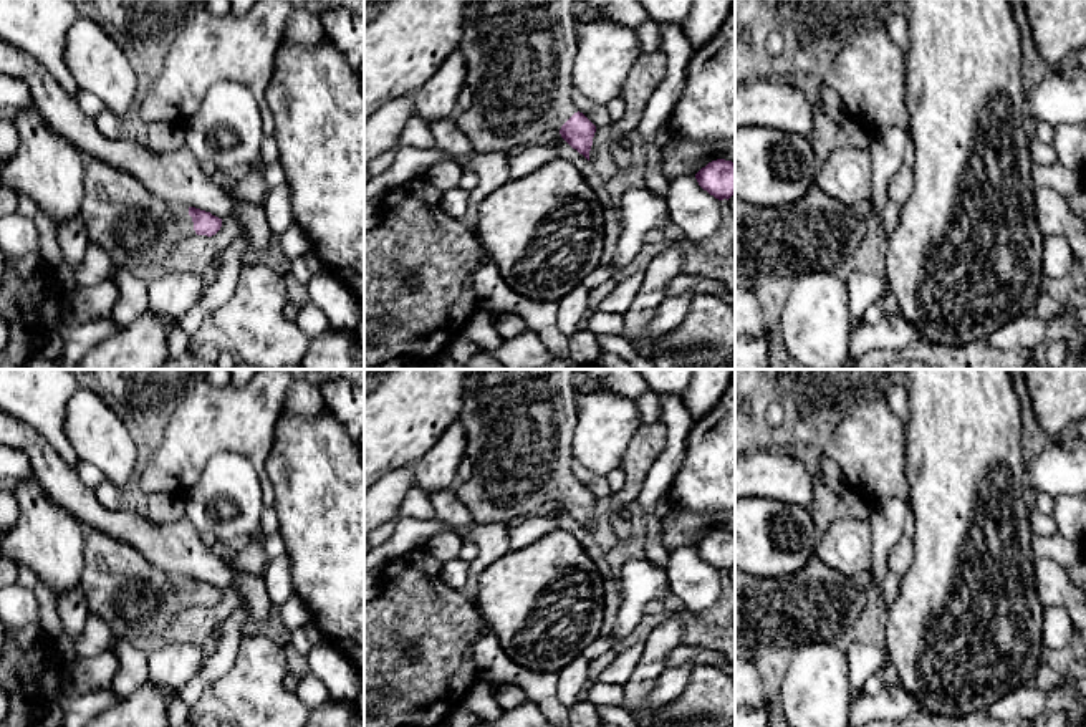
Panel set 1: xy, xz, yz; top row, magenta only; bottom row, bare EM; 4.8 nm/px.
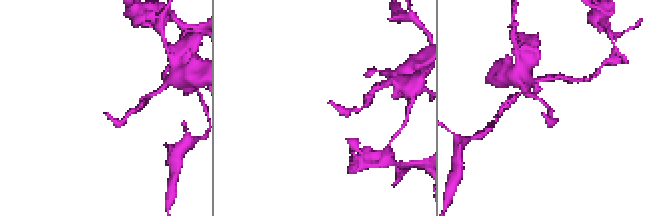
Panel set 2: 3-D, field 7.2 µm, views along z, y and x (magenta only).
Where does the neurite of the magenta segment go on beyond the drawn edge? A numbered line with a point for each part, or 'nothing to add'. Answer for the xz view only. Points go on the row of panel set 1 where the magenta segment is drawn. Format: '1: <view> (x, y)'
1: xz (518, 53)

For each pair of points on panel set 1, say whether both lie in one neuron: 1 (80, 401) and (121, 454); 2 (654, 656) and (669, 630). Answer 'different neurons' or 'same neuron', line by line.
1: same neuron
2: same neuron

